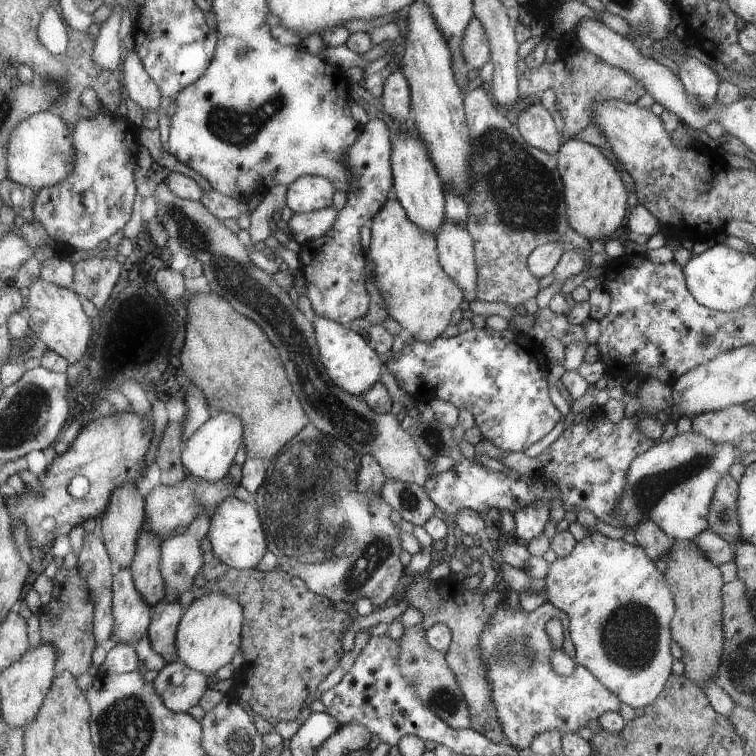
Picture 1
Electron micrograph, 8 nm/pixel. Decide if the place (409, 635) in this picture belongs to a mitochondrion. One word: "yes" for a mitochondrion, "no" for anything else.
no

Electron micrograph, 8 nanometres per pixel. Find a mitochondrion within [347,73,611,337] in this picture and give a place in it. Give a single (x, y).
(524, 194)

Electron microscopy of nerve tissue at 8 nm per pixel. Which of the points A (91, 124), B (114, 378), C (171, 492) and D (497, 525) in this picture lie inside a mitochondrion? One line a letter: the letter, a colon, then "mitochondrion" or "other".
A: other
B: other
C: other
D: other

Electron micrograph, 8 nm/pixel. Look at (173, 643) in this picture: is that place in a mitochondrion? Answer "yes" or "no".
no

